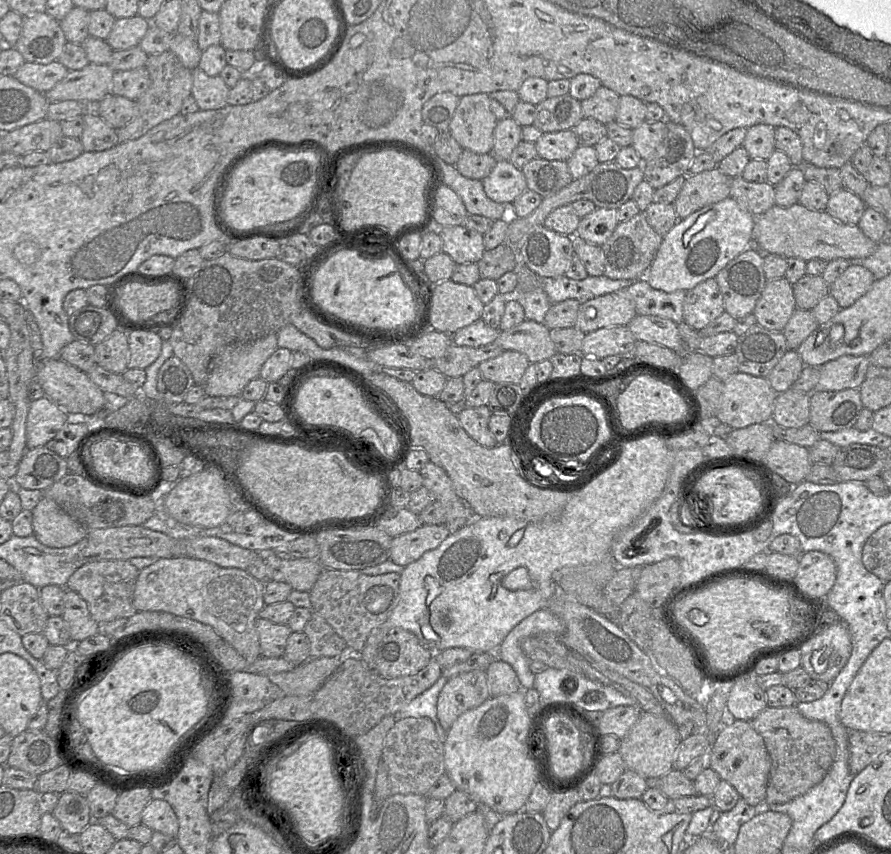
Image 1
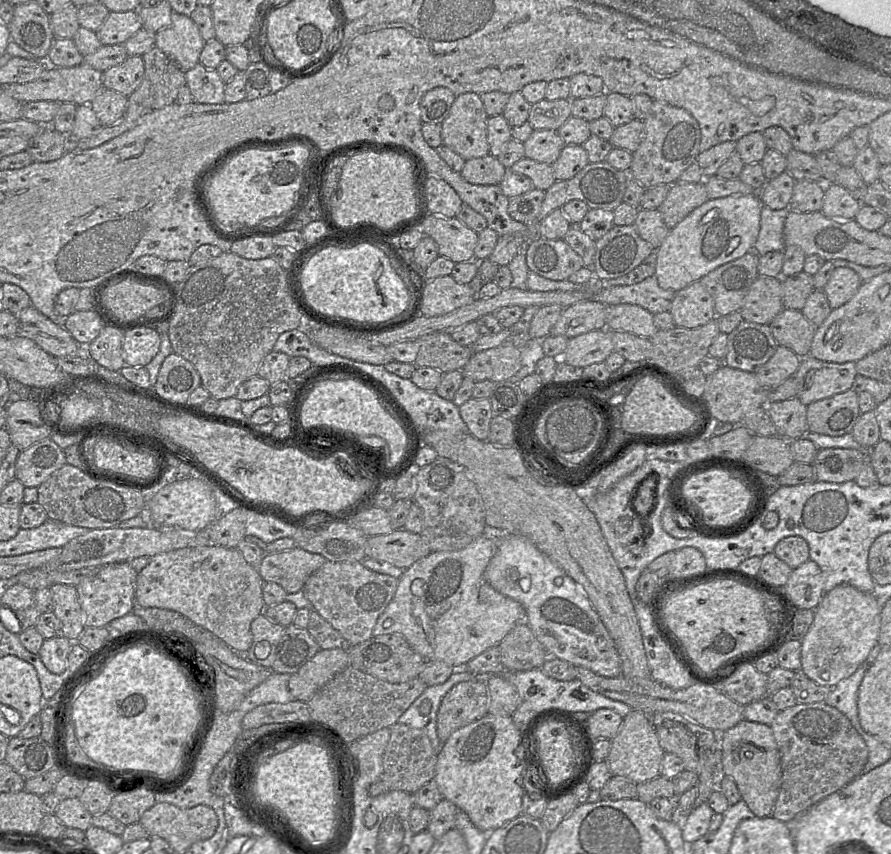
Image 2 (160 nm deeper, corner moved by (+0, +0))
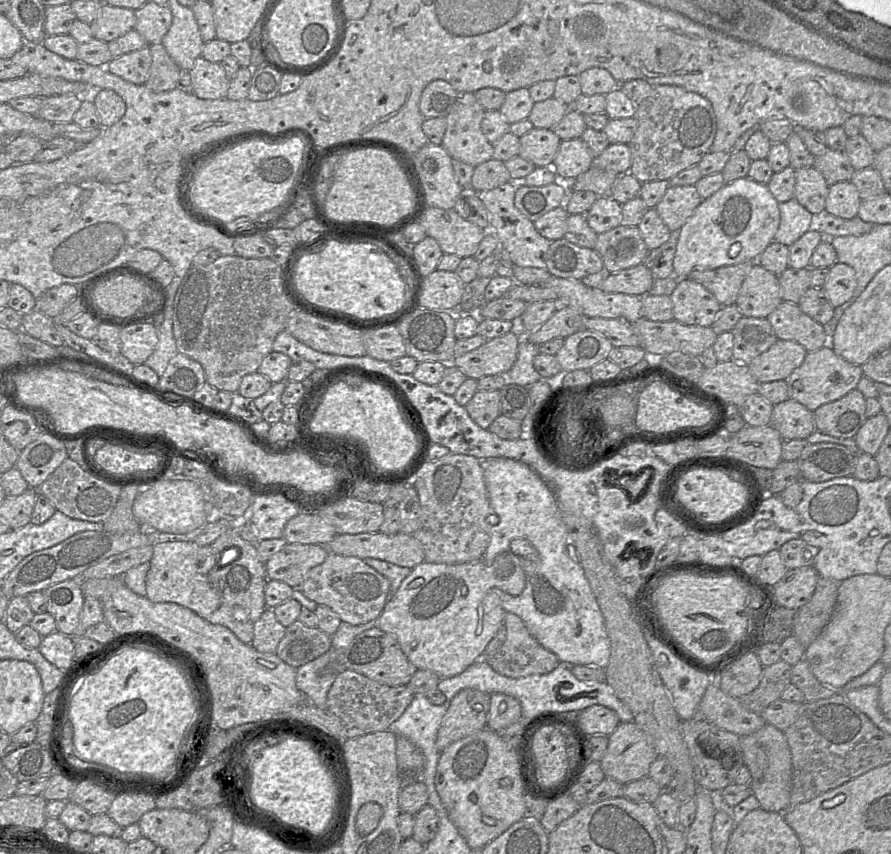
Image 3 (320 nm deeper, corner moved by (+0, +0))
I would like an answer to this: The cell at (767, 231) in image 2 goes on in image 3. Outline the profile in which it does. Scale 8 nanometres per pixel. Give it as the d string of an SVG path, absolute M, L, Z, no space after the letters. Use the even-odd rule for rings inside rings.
M794 198L779 203L779 212L780 224L774 242L790 246L813 227L813 214Z

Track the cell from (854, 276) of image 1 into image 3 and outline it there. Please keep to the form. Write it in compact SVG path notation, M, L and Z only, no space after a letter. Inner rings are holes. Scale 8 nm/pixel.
M836 262L829 268L823 290L834 308L851 300L857 286L855 270L844 263Z

